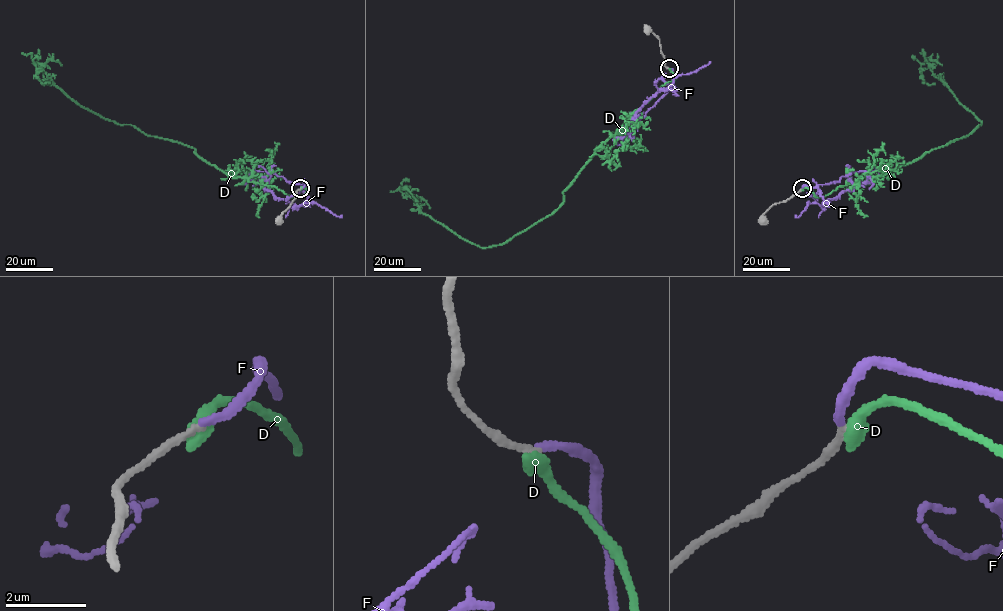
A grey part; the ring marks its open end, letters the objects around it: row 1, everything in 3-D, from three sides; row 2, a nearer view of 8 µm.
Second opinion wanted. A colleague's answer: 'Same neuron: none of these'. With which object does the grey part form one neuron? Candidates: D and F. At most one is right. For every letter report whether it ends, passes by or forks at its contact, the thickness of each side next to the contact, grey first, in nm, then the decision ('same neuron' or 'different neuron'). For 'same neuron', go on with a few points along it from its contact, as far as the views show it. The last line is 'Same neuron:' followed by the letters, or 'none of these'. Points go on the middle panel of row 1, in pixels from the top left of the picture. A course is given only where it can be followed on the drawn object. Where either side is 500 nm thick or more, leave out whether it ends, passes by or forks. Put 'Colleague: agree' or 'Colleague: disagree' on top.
Colleague: disagree
D: it ends; calibres 180 and 440 nm; different neuron
F: it ends; calibres 160 and 190 nm; same neuron; course (669, 69), (673, 70), (675, 90), (661, 89), (640, 108), (627, 129), (631, 140), (633, 135)
Same neuron: F

